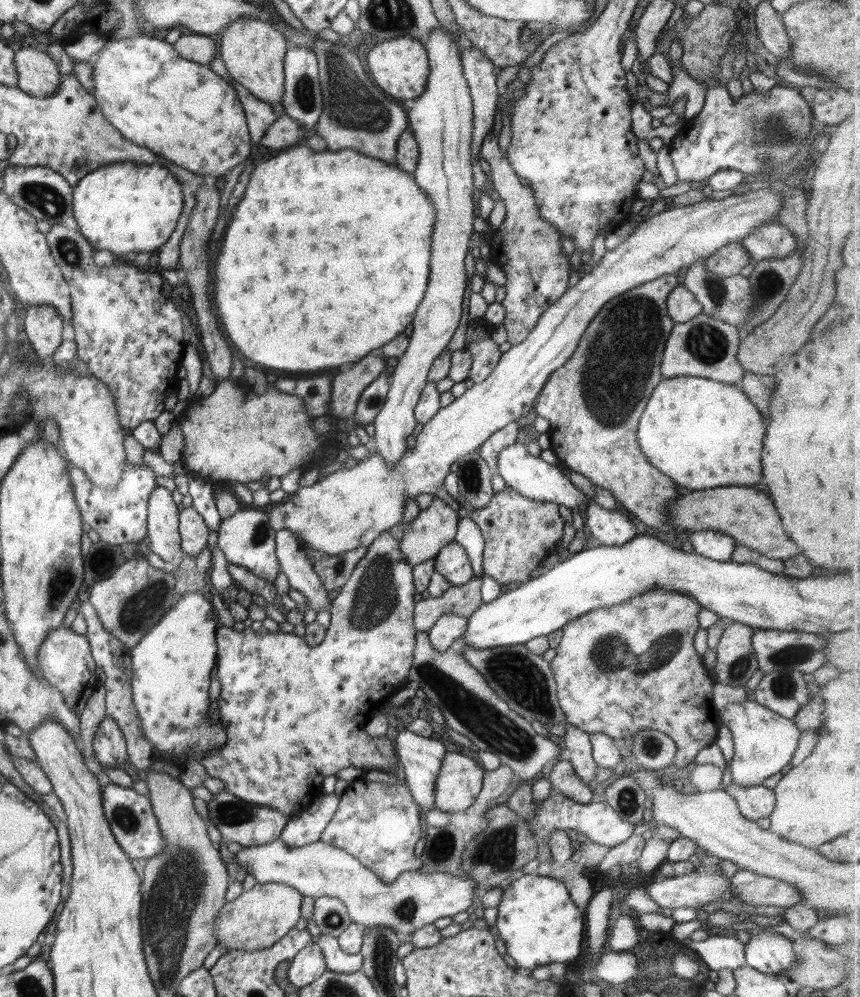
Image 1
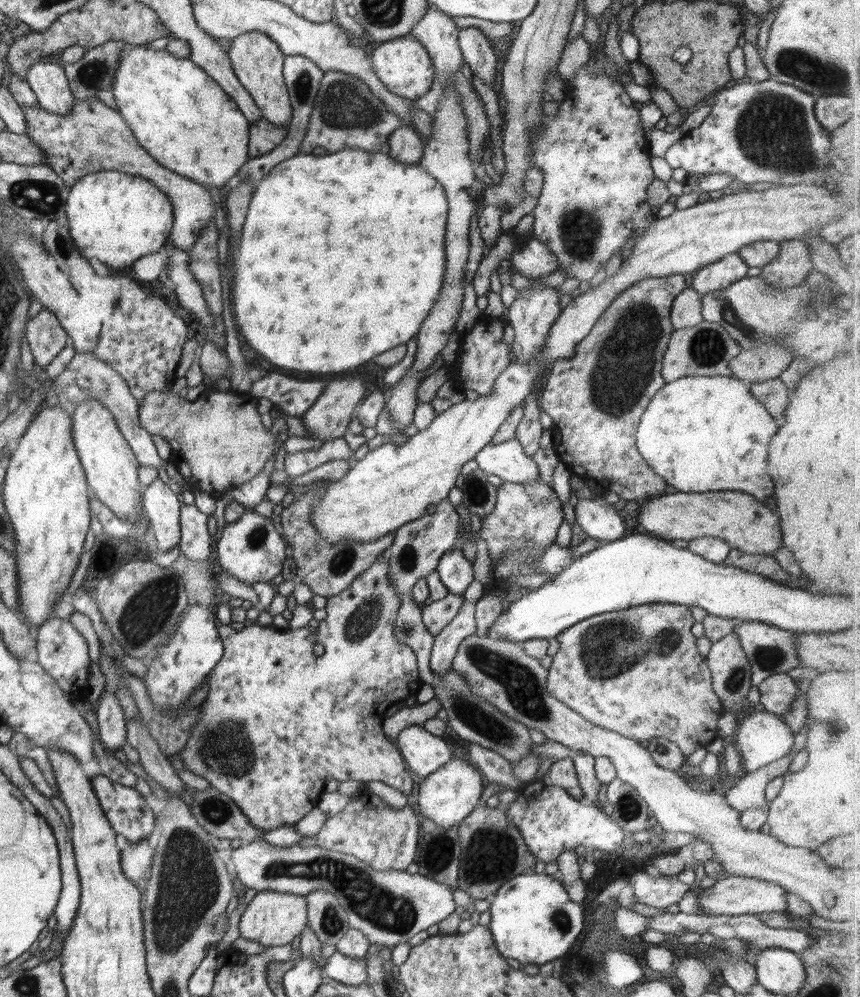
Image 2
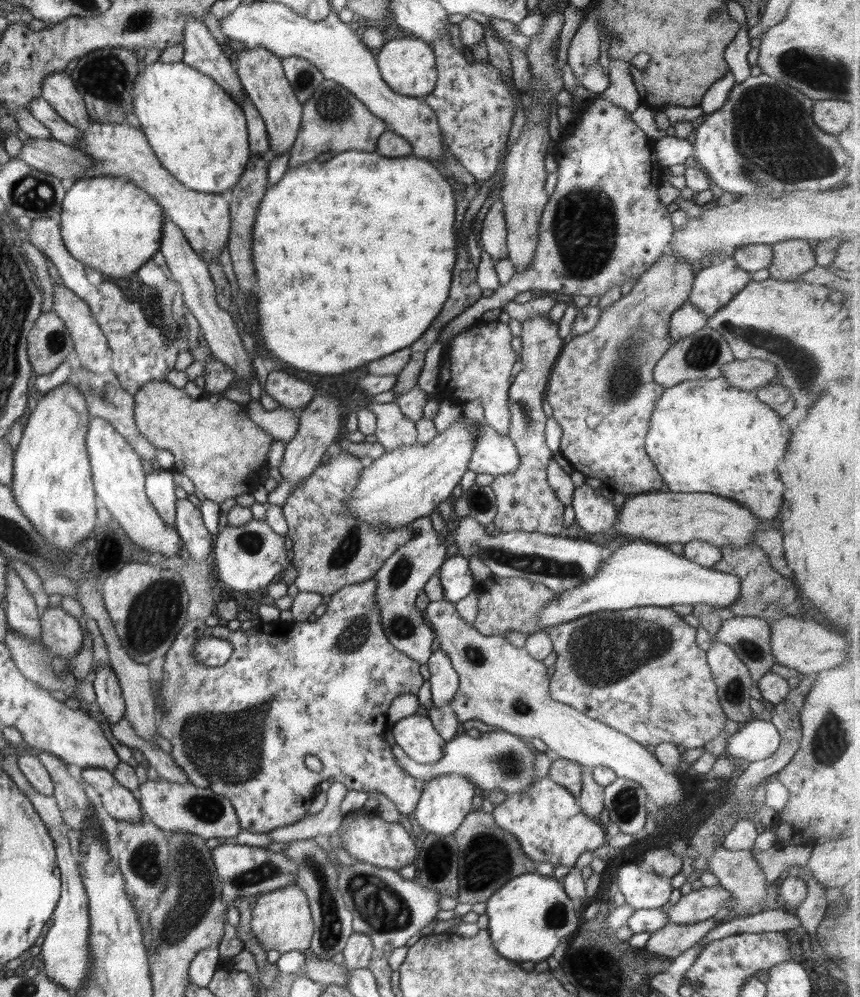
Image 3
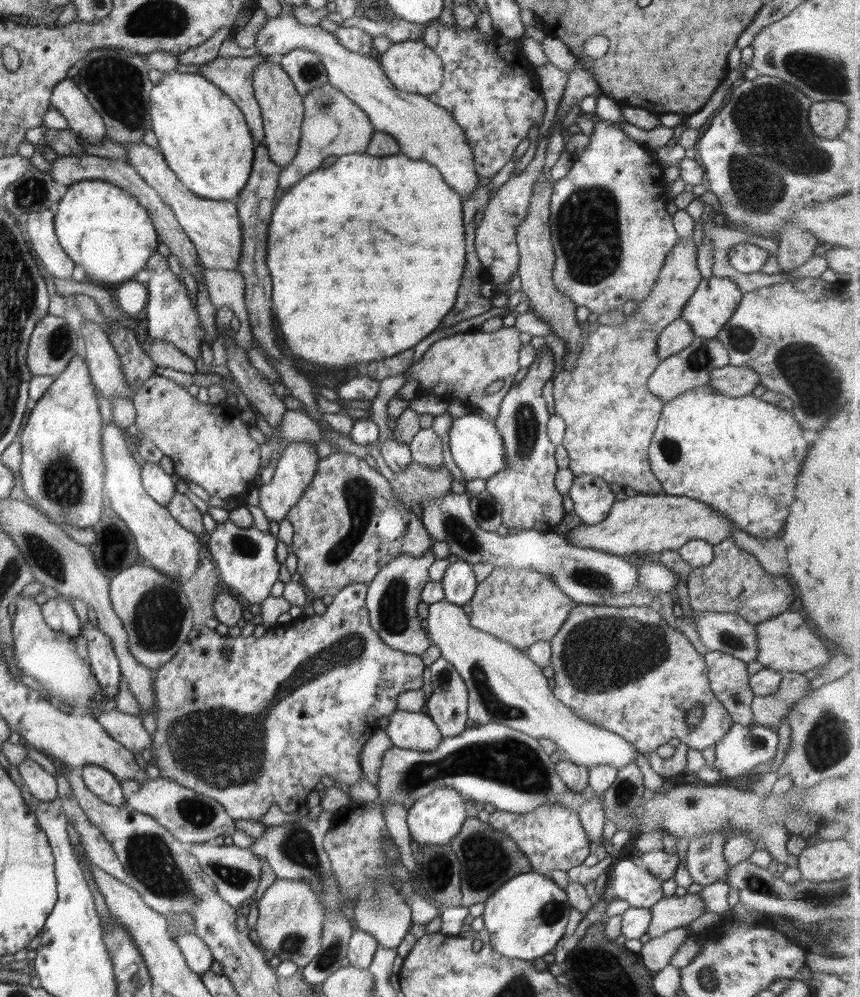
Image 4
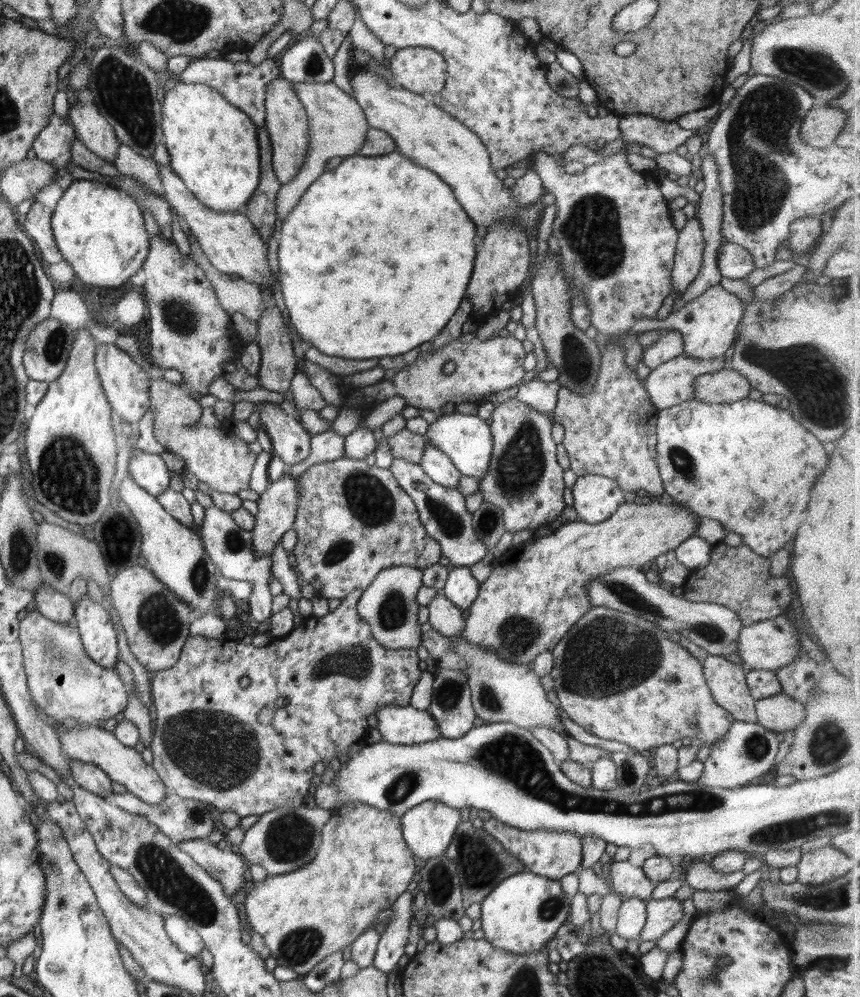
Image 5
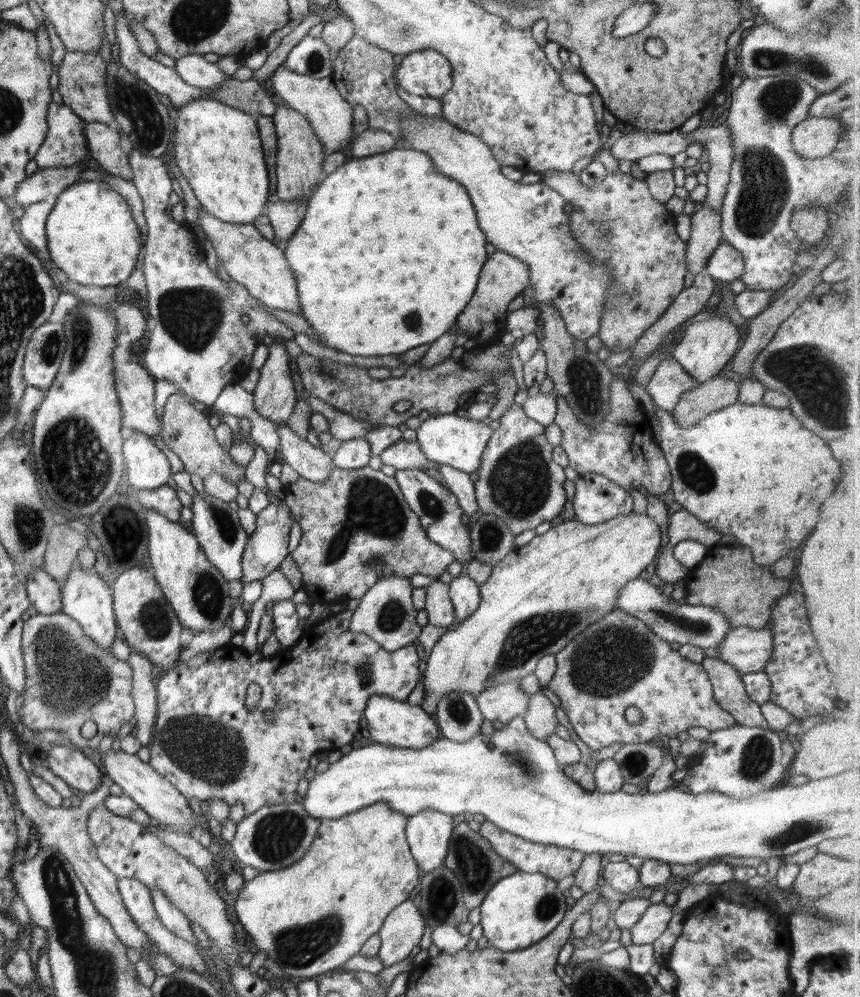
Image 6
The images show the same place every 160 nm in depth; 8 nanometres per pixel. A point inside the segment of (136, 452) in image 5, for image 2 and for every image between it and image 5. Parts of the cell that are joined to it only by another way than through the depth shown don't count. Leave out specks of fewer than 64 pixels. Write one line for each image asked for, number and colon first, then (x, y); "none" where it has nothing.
2: (161, 506)
3: (159, 484)
4: (158, 484)

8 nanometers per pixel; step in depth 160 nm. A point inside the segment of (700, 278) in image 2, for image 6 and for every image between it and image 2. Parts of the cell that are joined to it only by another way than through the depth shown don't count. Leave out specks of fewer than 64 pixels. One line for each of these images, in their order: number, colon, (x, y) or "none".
3: (713, 287)
4: (715, 299)
5: (708, 323)
6: (706, 347)

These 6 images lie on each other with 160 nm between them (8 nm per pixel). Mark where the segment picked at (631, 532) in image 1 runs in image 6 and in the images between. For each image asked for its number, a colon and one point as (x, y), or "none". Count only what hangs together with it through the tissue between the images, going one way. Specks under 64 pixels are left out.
2: (597, 517)
3: (594, 513)
4: (592, 498)
5: (595, 498)
6: (597, 499)

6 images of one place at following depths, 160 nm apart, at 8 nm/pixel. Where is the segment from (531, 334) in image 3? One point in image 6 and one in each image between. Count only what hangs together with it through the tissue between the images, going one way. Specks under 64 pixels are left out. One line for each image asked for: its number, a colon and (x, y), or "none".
4: (525, 487)
5: (524, 479)
6: (518, 481)

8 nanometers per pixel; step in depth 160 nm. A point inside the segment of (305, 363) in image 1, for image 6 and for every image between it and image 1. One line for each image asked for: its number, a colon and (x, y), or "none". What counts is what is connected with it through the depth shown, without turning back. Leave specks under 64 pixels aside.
2: (341, 258)
3: (354, 256)
4: (366, 256)
5: (373, 261)
6: (388, 254)

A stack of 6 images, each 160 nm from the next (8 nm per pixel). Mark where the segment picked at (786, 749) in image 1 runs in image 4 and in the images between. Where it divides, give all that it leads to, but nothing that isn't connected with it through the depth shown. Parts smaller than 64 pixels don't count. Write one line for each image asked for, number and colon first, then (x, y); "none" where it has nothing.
2: (763, 737)
3: (757, 739)
4: (743, 747)

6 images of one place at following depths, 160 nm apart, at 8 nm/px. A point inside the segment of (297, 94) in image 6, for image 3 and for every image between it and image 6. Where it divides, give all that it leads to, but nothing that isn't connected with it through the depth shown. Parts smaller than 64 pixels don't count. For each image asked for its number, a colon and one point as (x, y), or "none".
3: (334, 120)
4: (333, 125)
5: (337, 127)

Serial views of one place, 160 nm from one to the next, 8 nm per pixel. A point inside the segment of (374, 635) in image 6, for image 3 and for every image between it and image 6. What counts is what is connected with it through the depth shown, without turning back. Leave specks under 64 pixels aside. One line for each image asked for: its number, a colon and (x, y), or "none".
3: (402, 577)
4: (393, 596)
5: (389, 605)

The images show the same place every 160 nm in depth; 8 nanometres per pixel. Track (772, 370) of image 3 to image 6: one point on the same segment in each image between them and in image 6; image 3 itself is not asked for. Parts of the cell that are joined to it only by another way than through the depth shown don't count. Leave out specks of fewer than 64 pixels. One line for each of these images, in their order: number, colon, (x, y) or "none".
4: (736, 381)
5: (726, 385)
6: (718, 392)

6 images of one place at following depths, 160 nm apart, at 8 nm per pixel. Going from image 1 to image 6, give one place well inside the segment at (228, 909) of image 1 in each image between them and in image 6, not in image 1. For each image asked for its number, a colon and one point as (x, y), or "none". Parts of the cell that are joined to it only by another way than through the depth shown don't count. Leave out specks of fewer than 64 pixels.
2: (272, 918)
3: (282, 921)
4: (291, 917)
5: (362, 865)
6: (293, 914)

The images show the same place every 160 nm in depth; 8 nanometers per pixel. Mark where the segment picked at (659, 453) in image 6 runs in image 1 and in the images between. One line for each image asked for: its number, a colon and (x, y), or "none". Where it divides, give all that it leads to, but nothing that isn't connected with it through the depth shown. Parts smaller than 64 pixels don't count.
1: (593, 401)
2: (596, 397)
3: (601, 388)
4: (610, 416)
5: (611, 431)

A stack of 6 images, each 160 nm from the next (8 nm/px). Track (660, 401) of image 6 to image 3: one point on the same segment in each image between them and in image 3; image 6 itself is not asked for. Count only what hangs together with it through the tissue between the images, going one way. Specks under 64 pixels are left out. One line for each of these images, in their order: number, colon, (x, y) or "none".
3: (698, 356)
4: (689, 368)
5: (671, 383)

